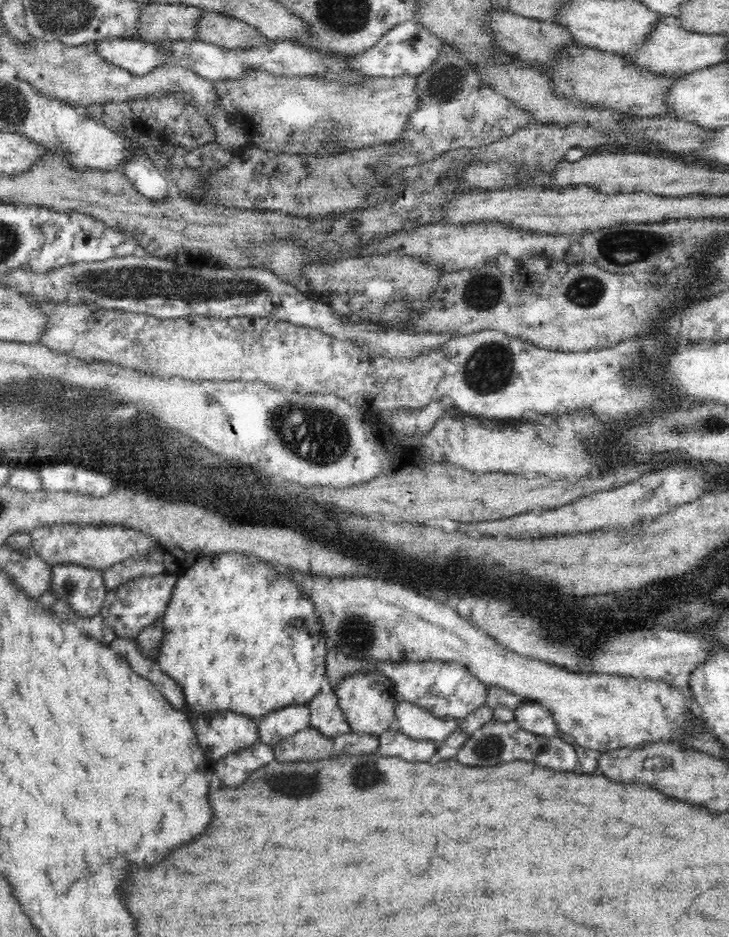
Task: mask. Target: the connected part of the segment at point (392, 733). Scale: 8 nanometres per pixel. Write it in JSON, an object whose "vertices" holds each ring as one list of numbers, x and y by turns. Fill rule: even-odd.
{"vertices":[[390,728,378,737,378,748,374,754,378,756,394,756,404,758,408,762,426,762,436,754,437,743,435,741,417,741,398,729]]}

